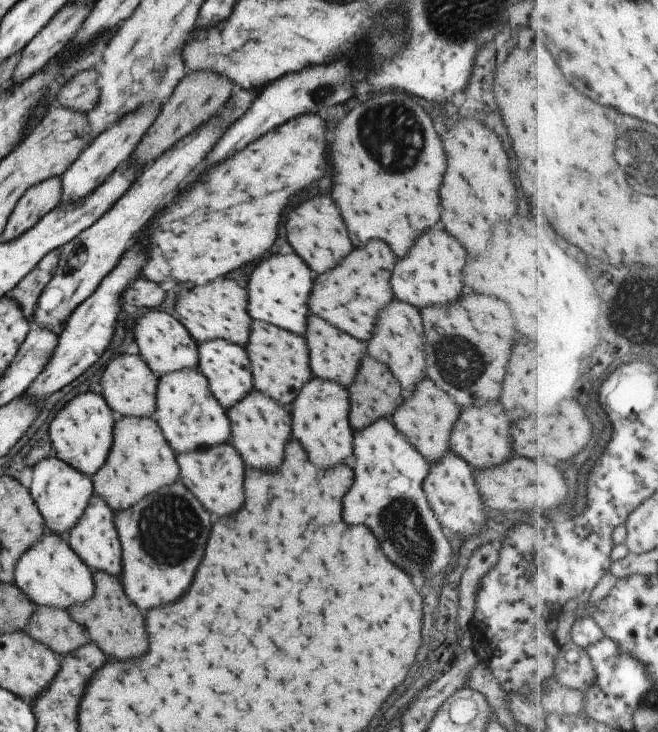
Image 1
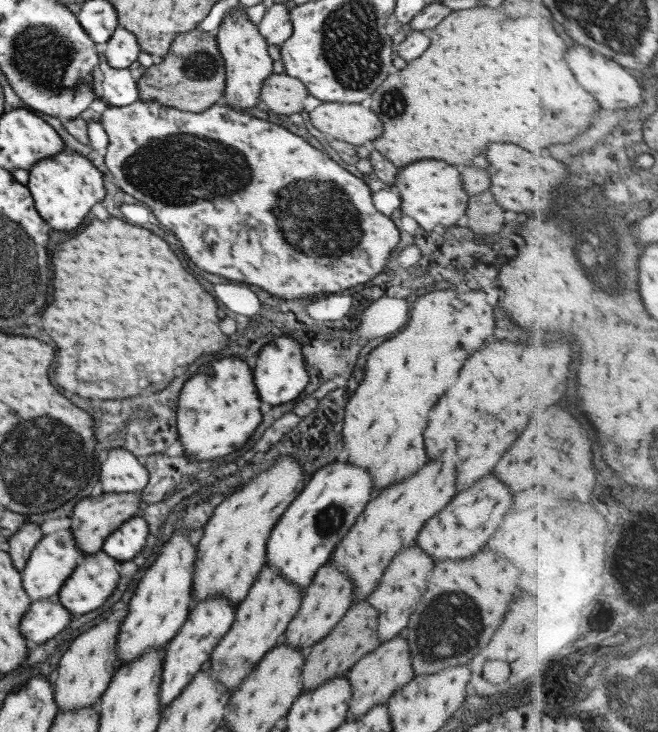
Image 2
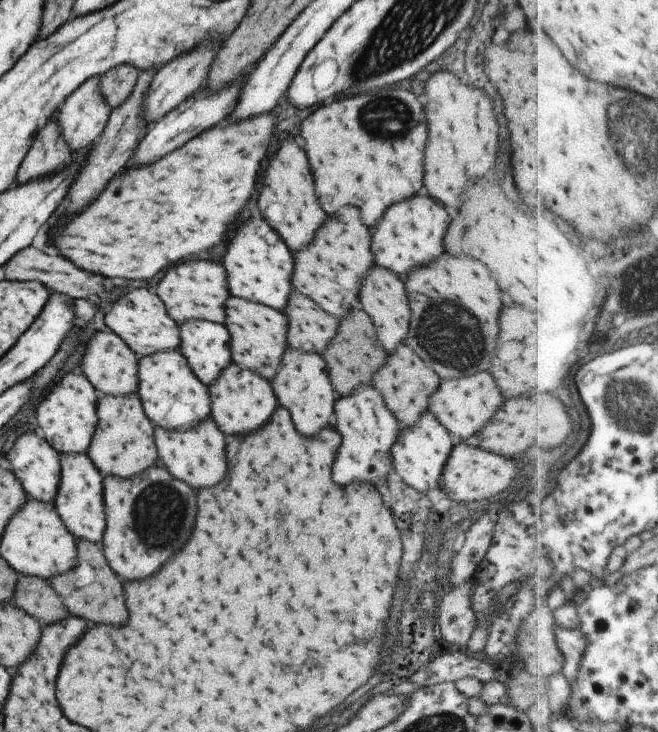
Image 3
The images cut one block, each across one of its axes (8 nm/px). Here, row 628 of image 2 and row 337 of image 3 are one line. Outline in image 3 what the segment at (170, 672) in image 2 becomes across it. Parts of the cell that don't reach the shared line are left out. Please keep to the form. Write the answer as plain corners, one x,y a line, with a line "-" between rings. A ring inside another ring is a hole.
188,319
178,325
180,344
178,350
186,357
190,370
208,386
222,369
232,362
231,336
223,324
204,319

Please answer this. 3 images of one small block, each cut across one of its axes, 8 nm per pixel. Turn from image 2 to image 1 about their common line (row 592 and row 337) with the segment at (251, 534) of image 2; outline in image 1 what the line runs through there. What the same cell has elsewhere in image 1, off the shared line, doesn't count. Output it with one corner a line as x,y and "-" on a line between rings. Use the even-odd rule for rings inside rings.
234,279
214,280
196,286
175,303
175,316
198,343
205,340
224,339
245,346
250,334
251,316
247,311
248,293

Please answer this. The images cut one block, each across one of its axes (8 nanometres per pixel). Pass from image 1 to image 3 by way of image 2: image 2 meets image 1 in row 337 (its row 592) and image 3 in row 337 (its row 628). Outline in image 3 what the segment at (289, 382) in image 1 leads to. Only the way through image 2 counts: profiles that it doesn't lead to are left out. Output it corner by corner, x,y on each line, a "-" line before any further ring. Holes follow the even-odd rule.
230,295
225,302
223,325
231,336
231,360
239,367
258,373
271,382
281,363
284,351
288,348
286,315
265,304

